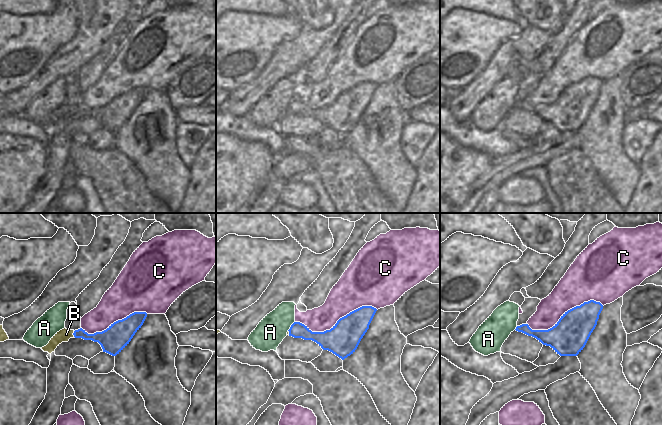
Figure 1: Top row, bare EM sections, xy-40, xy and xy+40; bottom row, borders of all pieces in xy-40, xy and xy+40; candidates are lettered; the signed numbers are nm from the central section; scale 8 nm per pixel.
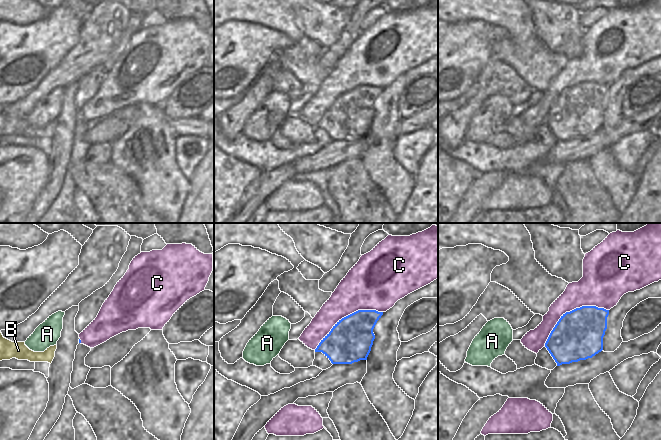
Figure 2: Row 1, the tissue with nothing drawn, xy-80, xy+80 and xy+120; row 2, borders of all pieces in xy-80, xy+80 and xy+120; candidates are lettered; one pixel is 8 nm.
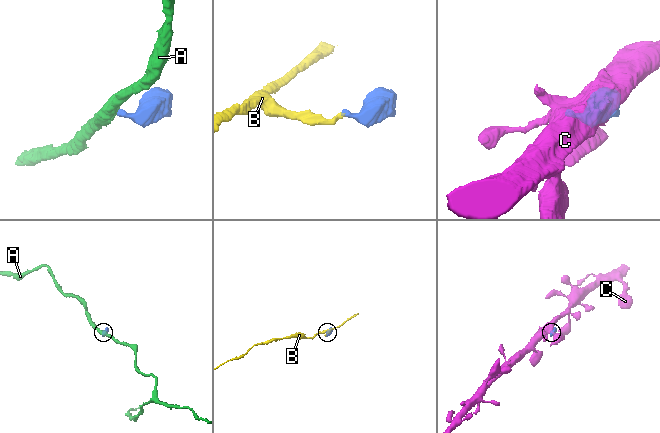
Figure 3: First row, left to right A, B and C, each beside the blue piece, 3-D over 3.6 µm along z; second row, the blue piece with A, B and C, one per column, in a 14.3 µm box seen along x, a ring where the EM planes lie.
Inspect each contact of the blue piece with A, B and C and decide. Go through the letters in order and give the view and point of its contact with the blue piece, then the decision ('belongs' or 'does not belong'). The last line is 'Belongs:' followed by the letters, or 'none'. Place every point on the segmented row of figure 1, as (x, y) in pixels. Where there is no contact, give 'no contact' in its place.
A: meets blue in xy at (291, 326); does not belong
B: meets blue in xy-40 at (73, 334); belongs
C: meets blue in xy at (337, 322); does not belong
Belongs: B

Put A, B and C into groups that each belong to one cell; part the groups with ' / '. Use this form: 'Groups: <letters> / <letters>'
Groups: A / B / C.

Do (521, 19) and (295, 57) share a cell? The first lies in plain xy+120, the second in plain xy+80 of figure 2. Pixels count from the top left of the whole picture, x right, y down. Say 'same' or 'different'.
same

